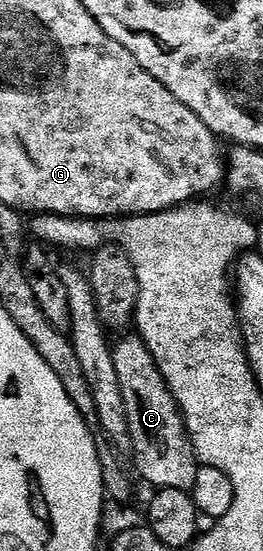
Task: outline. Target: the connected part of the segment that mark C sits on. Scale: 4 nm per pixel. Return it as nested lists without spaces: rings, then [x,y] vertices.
[[[137,334],[123,336],[119,341],[114,341],[111,349],[113,366],[117,369],[117,382],[121,382],[121,398],[125,402],[127,415],[127,435],[130,447],[135,447],[135,468],[143,475],[147,484],[152,484],[152,489],[176,488],[182,492],[190,492],[193,482],[197,482],[197,470],[200,468],[199,459],[195,457],[195,448],[187,434],[187,427],[183,421],[183,413],[179,410],[179,403],[167,388],[163,375],[157,370],[153,356]]]

